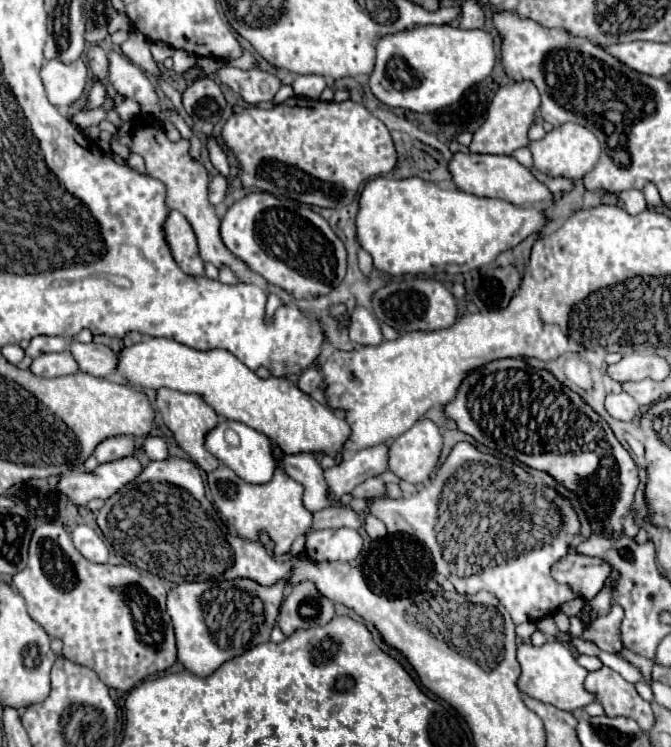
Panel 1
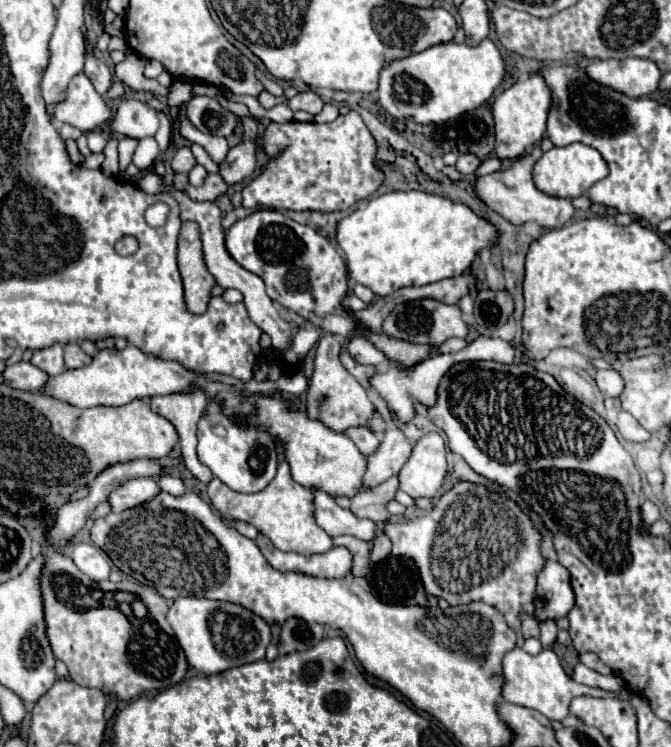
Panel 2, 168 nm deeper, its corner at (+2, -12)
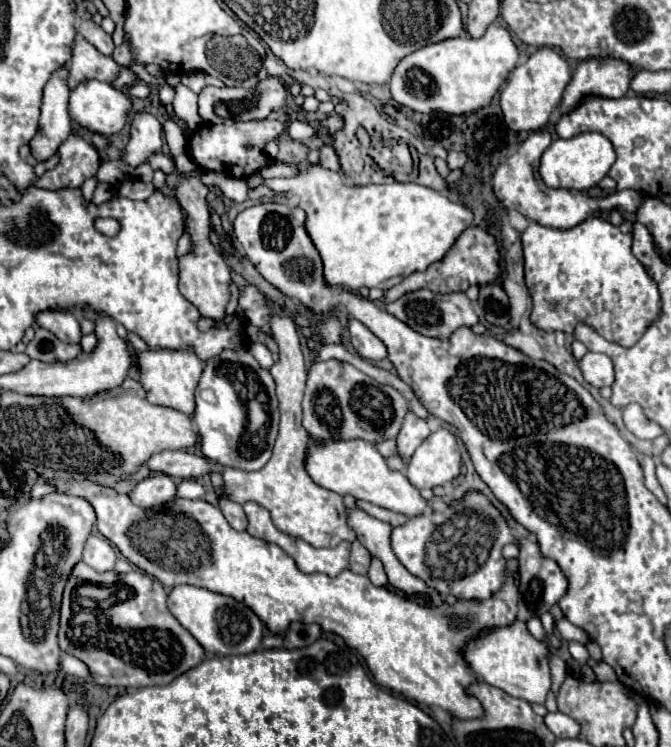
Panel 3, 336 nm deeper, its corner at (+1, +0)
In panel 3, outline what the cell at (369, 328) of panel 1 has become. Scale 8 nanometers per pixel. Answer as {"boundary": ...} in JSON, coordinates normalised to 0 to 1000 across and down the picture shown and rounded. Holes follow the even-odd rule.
{"boundary":[[[522,428],[519,439],[522,439],[525,463],[531,466],[531,471],[539,479],[545,479],[545,482],[569,482],[569,479],[575,479],[575,463],[539,431]]]}

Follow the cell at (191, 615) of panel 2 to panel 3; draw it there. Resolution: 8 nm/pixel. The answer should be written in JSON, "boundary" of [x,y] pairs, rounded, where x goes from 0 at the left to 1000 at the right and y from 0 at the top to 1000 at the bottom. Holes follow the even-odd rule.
{"boundary":[[[271,782],[259,784],[259,790],[250,795],[250,817],[295,857],[295,862],[310,876],[322,878],[373,876],[382,873],[390,862],[390,843],[393,843],[390,830],[376,819],[376,814],[343,798]]]}

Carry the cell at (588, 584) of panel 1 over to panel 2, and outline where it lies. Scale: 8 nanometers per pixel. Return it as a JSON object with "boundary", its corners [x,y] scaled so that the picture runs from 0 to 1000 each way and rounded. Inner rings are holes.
{"boundary":[[[806,704],[806,742],[812,750],[809,763],[800,768],[797,787],[797,819],[794,827],[800,833],[830,830],[845,825],[845,819],[857,811],[857,795],[848,779],[848,766],[830,752],[830,744],[821,731],[821,718],[809,712]]]}

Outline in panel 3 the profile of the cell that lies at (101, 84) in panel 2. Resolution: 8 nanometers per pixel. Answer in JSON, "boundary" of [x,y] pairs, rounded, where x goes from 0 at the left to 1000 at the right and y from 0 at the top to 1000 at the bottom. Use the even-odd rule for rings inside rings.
{"boundary":[[[119,46],[113,48],[110,64],[107,64],[107,80],[104,80],[101,91],[104,91],[104,104],[101,104],[104,118],[110,118],[122,107],[134,107],[134,104],[143,104],[152,110],[167,110],[179,96],[179,88],[170,83],[167,75],[155,75],[143,62],[137,62]]]}

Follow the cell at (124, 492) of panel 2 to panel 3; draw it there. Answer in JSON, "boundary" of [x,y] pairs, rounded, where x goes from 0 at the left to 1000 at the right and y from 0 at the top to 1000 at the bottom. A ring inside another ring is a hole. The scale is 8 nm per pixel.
{"boundary":[[[232,632],[232,635],[224,635],[221,640],[215,640],[212,645],[206,645],[191,664],[203,677],[232,680],[232,677],[247,675],[256,667],[262,667],[262,645],[256,637]]]}

